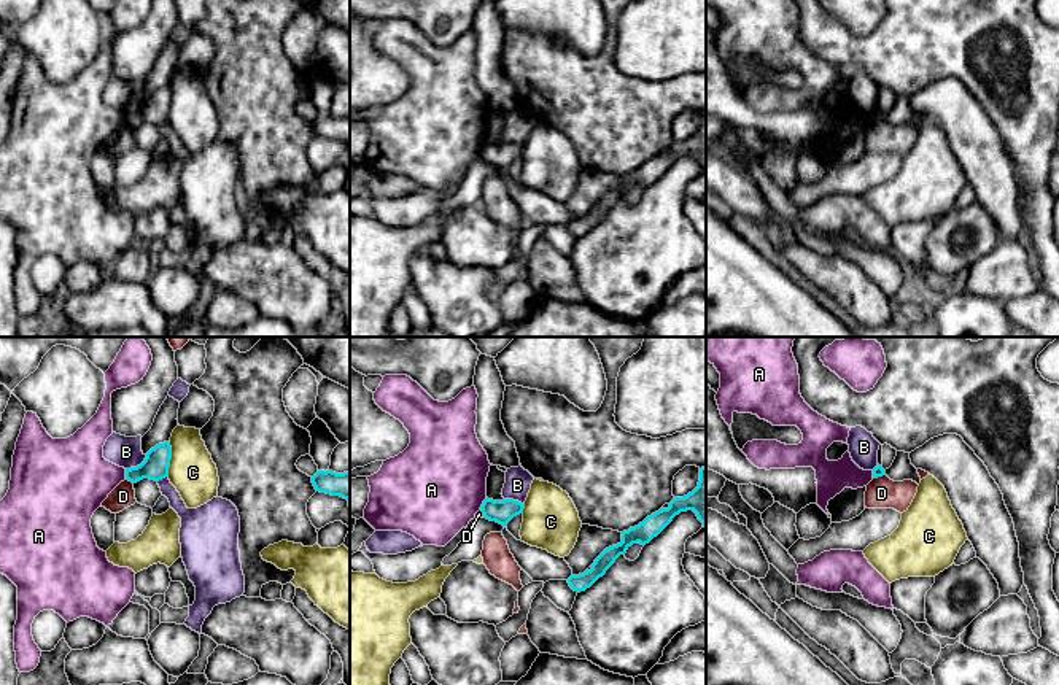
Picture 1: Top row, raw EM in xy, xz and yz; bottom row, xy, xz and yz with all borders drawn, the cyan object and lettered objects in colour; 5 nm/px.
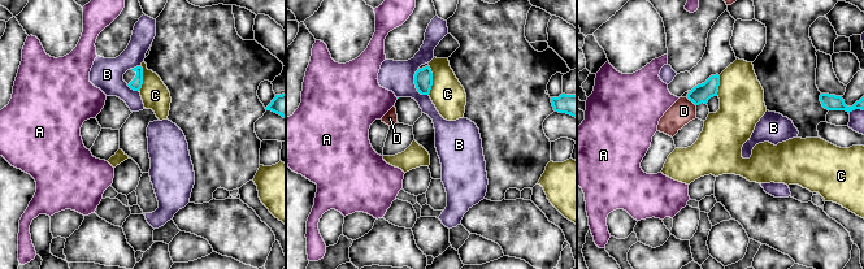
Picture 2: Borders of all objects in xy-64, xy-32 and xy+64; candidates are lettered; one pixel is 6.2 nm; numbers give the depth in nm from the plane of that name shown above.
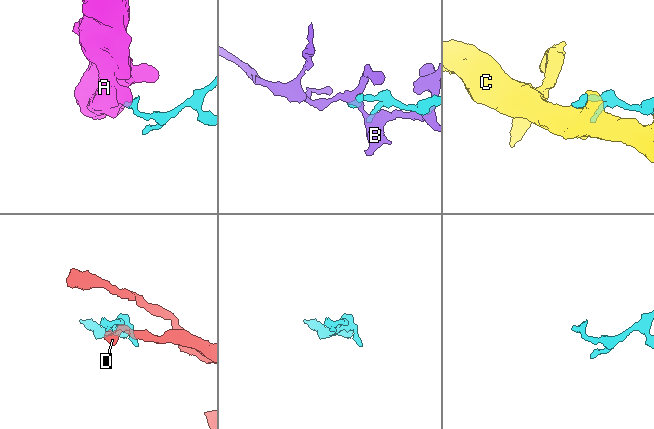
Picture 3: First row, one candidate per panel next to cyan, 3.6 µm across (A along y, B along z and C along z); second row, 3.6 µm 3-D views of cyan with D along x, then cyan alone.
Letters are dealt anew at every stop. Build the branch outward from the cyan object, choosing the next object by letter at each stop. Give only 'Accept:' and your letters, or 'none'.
Accept: none

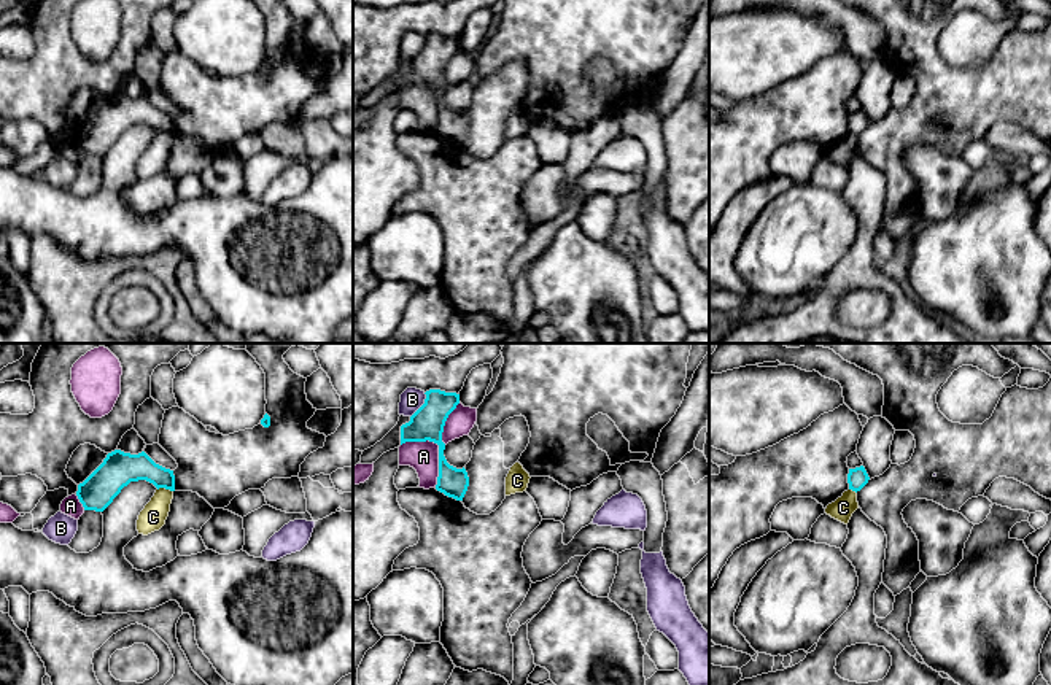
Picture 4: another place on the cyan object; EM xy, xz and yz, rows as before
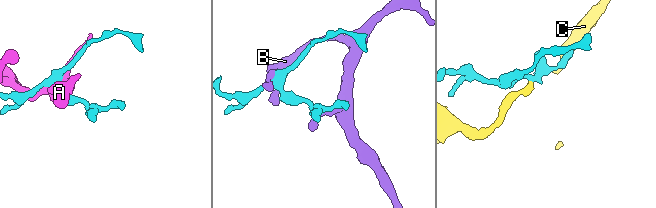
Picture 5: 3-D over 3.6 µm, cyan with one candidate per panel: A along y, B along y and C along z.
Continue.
Accept: none

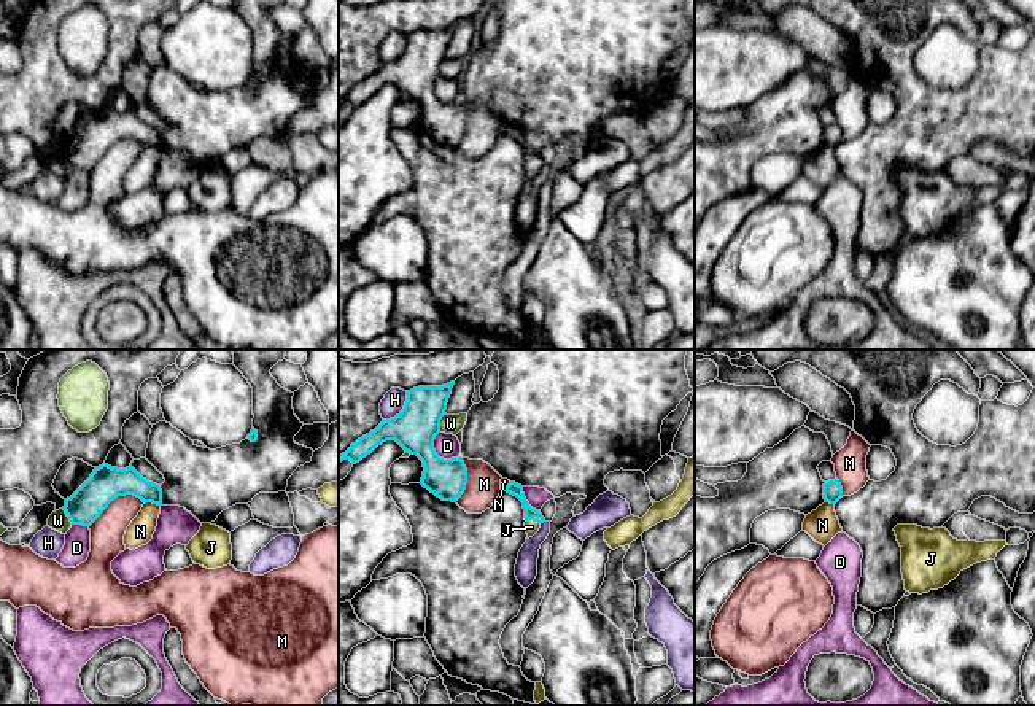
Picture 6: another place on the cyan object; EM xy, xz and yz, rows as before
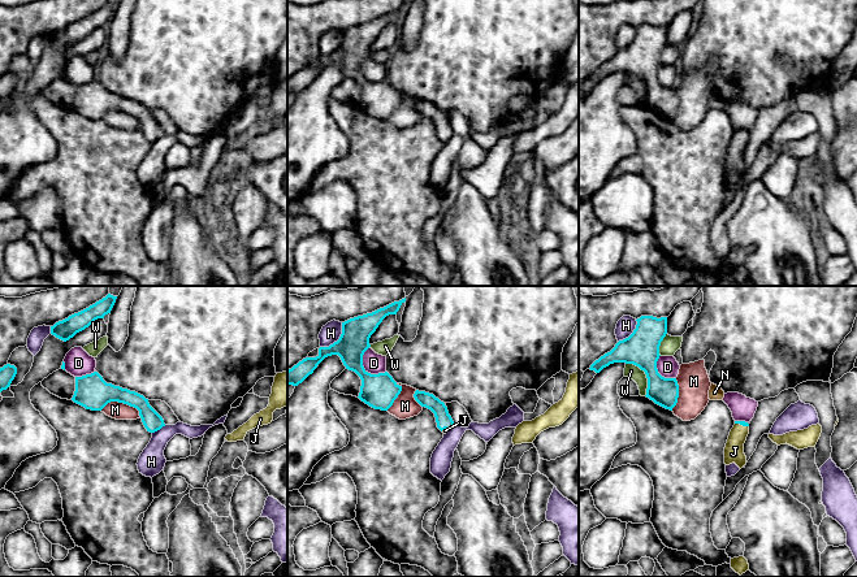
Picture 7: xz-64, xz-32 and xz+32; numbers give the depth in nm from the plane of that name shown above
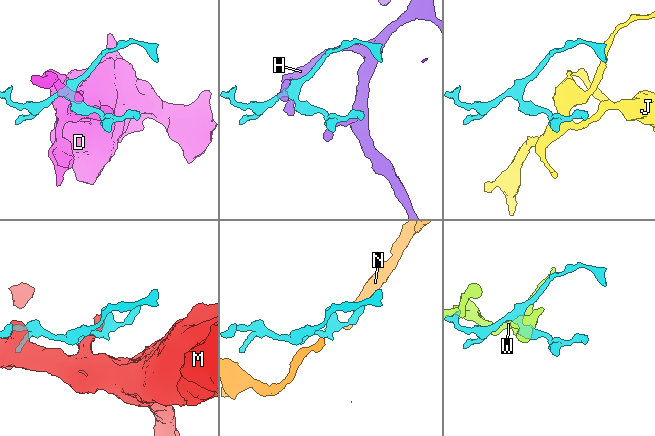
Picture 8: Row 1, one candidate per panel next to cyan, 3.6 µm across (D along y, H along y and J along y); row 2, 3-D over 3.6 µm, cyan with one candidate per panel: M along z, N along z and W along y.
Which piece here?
Accept: J

